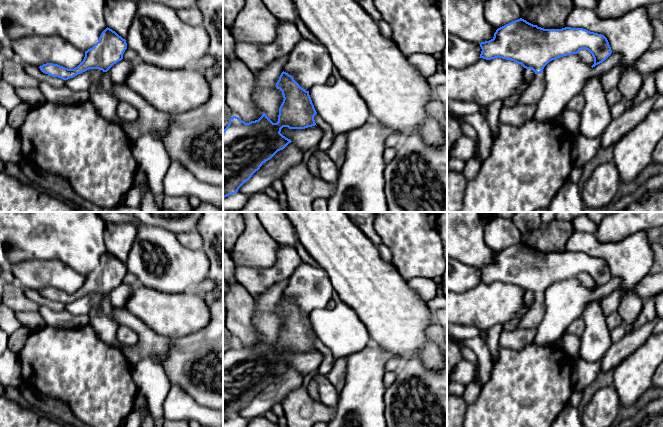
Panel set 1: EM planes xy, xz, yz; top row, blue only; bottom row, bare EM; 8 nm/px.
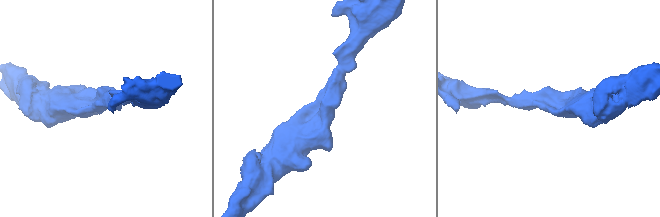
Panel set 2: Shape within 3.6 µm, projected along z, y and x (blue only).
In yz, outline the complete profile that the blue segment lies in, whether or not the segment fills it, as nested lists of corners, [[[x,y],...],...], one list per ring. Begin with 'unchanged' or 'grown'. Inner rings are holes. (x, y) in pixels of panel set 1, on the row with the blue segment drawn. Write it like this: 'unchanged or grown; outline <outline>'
grown; outline [[[522,18],[498,28],[491,40],[479,44],[482,49],[479,58],[491,60],[499,57],[535,72],[531,85],[517,101],[520,104],[539,102],[545,87],[541,73],[550,61],[586,49],[594,58],[593,68],[612,53],[602,34],[583,28],[544,29]]]

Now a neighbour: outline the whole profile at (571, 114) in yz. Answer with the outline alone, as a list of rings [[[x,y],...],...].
[[[580,93],[567,104],[561,114],[563,117],[563,125],[574,136],[578,134],[584,104],[584,95]]]

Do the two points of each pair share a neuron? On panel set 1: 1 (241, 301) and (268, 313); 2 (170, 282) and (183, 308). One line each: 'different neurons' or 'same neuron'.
1: different neurons
2: different neurons

